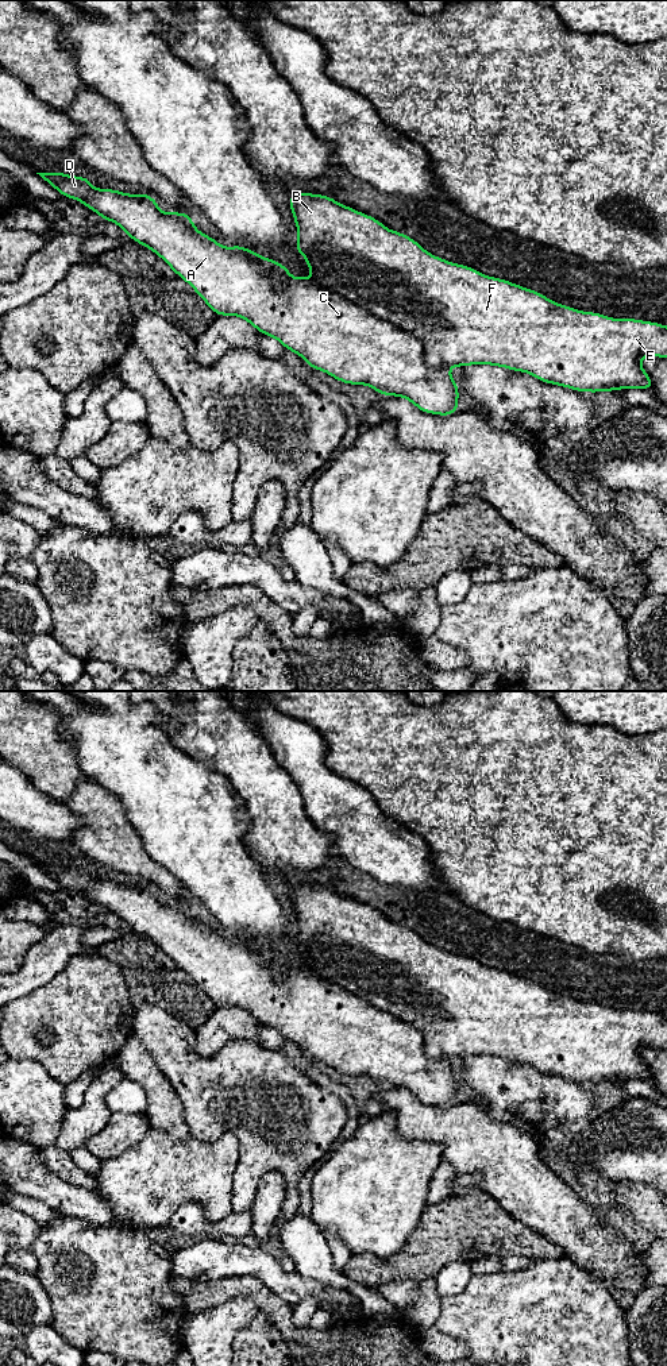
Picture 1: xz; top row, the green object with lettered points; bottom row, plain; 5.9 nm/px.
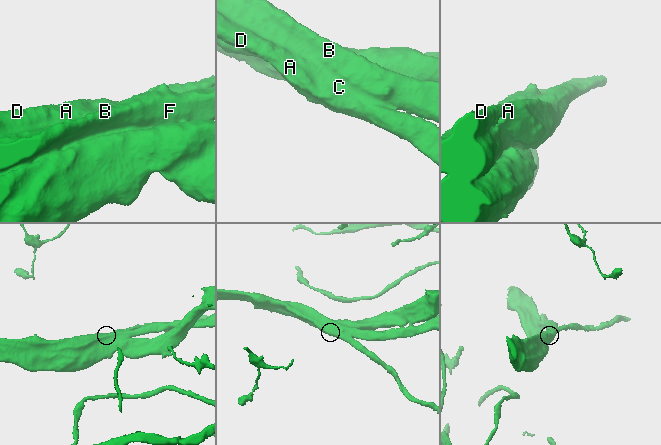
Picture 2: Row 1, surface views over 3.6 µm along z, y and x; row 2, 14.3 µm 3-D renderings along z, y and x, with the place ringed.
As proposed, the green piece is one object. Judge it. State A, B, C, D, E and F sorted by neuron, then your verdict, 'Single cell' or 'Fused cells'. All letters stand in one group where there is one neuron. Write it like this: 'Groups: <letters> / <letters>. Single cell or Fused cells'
Groups: A B C D E F. Single cell

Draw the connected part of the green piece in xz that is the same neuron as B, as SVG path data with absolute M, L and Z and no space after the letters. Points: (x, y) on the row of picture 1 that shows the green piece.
M65 173L36 174L61 196L78 200L103 220L116 223L134 242L154 251L217 316L239 316L262 335L275 337L286 350L300 355L311 368L321 370L343 383L370 386L381 395L406 398L424 413L450 416L459 412L458 383L447 370L454 366L500 366L528 373L545 383L599 393L632 387L653 390L653 381L641 367L640 358L667 358L667 325L612 319L554 302L539 292L437 258L405 234L390 231L379 220L328 196L294 193L288 198L298 231L293 247L305 256L315 277L309 279L293 278L289 267L273 258L262 258L254 250L238 244L232 248L221 246L198 232L188 212L162 213L157 200L146 193L96 189L88 177Z

